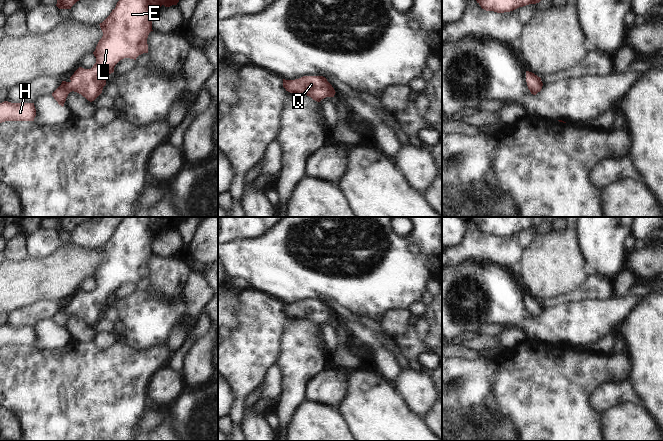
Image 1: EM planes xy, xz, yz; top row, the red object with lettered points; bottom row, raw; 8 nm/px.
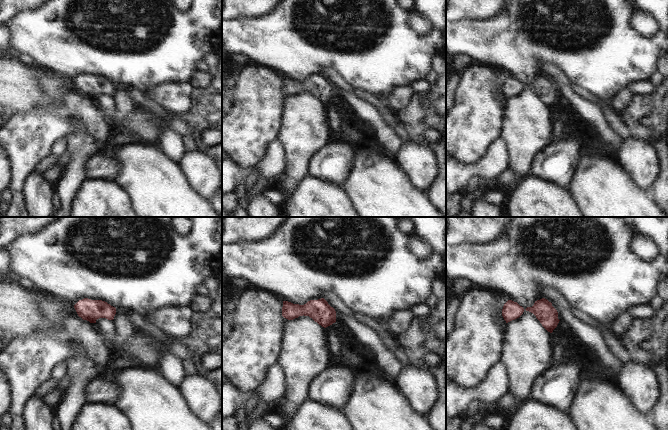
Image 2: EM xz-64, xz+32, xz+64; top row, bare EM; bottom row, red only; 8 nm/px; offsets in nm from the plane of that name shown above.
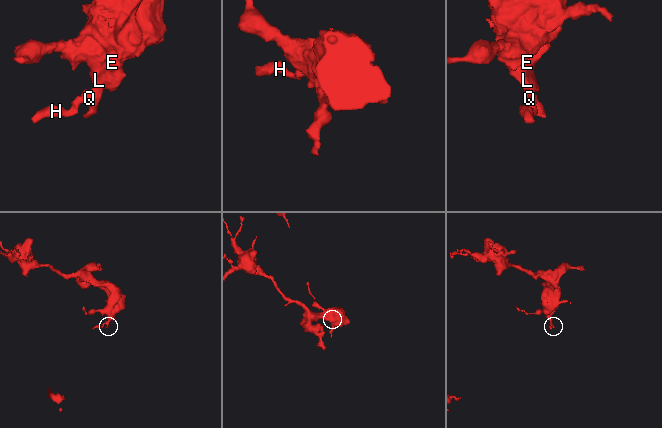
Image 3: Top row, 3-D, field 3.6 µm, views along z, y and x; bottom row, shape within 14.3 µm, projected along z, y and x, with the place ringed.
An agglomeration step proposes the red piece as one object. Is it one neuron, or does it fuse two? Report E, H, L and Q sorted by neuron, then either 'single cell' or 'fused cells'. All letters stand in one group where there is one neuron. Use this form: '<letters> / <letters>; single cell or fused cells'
E H L Q; single cell

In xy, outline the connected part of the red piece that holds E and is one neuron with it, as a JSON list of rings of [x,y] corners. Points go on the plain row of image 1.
[[[125,217],[117,226],[110,239],[100,247],[103,256],[95,275],[96,287],[91,293],[79,291],[70,301],[70,306],[62,305],[61,309],[52,317],[54,323],[62,331],[68,318],[72,315],[81,318],[88,325],[94,325],[106,309],[108,300],[114,296],[115,289],[124,282],[136,282],[148,277],[147,262],[152,254],[152,240],[162,229],[170,231],[177,229],[183,219],[187,217]]]

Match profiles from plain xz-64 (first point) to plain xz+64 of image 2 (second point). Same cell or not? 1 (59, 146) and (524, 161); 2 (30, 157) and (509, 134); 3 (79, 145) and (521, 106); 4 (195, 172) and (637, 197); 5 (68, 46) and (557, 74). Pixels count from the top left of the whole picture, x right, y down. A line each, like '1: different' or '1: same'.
1: different
2: different
3: same
4: different
5: different

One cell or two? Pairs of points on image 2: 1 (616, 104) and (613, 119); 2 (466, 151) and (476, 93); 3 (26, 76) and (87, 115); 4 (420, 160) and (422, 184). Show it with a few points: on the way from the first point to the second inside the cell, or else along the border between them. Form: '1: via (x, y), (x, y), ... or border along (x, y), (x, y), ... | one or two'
1: border along (608, 100), (608, 103), (617, 113) | two
2: via (466, 137), (467, 130), (475, 120), (476, 107) | one
3: border along (38, 71), (35, 79), (51, 98), (59, 101) | two
4: via (420, 166), (422, 178) | one

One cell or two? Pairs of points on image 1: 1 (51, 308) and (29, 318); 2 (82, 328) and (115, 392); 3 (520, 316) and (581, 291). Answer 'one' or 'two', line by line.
1: one
2: two
3: two

